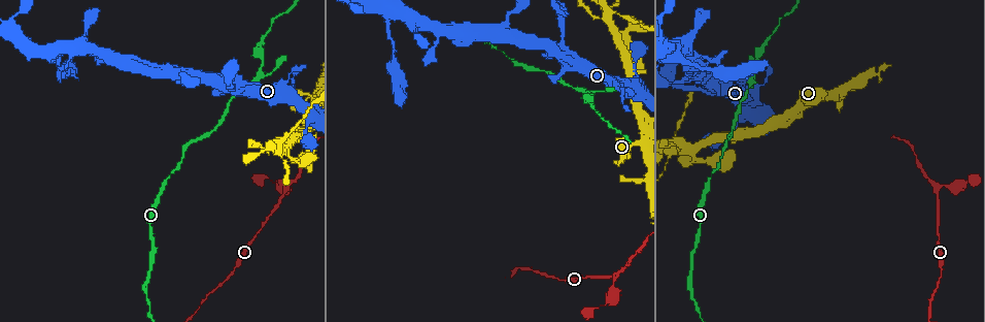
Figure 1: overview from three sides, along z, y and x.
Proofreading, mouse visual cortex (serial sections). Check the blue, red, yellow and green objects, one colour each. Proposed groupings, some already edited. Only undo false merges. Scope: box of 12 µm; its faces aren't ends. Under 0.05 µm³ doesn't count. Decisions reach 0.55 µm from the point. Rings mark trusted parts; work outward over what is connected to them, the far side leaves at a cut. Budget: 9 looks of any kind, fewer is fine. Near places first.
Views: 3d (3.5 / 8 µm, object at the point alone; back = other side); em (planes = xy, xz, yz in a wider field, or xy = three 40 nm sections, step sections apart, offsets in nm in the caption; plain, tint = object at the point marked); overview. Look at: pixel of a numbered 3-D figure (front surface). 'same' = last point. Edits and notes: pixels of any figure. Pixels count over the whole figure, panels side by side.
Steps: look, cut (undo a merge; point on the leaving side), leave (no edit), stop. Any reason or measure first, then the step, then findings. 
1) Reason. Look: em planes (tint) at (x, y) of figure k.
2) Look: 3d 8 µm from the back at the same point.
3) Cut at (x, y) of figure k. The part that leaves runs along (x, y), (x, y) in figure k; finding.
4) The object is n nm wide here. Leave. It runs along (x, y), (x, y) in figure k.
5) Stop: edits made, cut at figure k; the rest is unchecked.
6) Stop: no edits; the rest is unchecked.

Look: 3d 3.5 µm from the back at (670, 152) of figure 1.

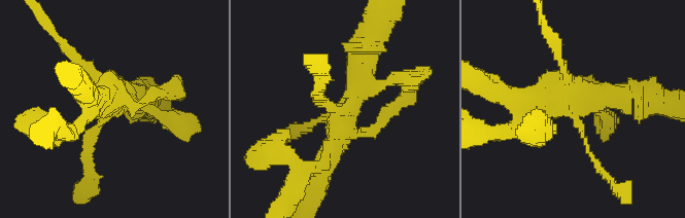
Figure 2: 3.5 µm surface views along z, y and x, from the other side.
Look: em xy step 2 (tint) at (105, 114) of figure 2.

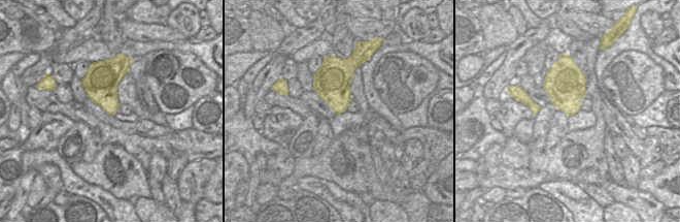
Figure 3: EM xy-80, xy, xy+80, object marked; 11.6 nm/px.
The object is 360 nm wide here. Leave. It runs along (520, 99), (557, 93), (602, 172) in figure 2; all the same cell.

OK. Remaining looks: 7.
Narrows sharply. Look: 3d 8 µm at (261, 63) of figure 1.

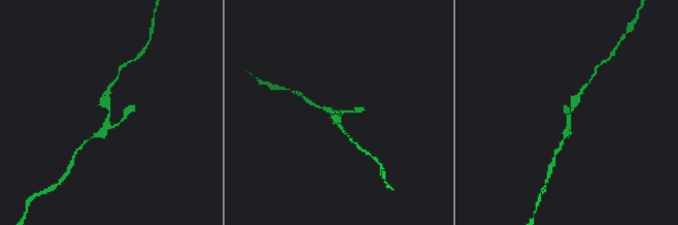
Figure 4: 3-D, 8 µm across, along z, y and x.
Look: 3d 3.5 µm at (570, 111) of figure 4.

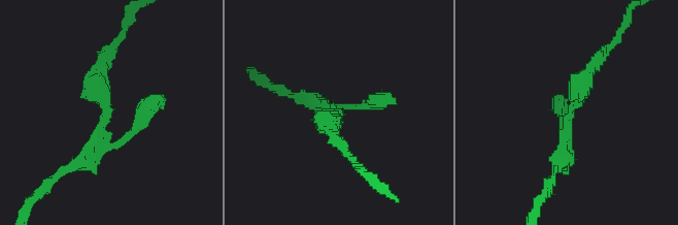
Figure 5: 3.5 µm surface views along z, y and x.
Look: em planes (tint) at (335, 109) of figure 5.

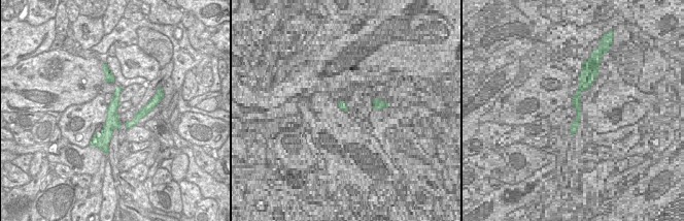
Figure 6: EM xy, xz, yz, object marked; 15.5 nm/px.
Leave. It runs along (118, 90), (105, 138) in figure 6; one cell here.

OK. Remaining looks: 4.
Three-way junction. Look: 3d 3.5 µm at (690, 58) of figure 1.

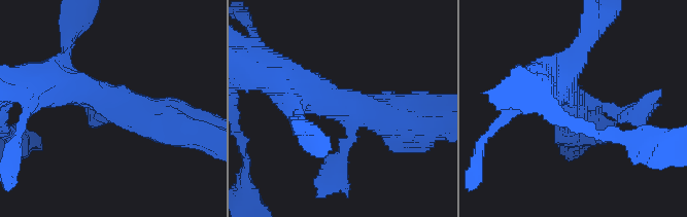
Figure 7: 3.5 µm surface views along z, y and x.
3 arms meet here; the arms are 200, 450, 600 nm wide; now the EM. Look: em xy step 3 (tint) at (352, 110) of figure 7.

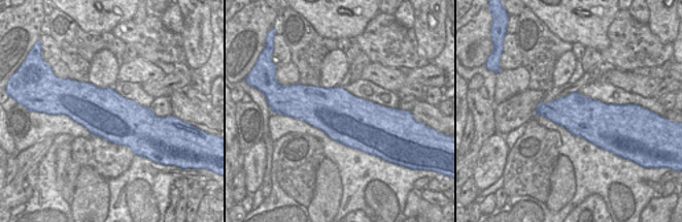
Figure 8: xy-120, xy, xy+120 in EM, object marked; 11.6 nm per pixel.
Leave. It runs along (186, 131), (95, 93), (63, 86) in figure 7; continuous, no second cell.

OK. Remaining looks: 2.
Thick turns thin. Look: 3d 3.5 µm at (70, 66) of figure 1.

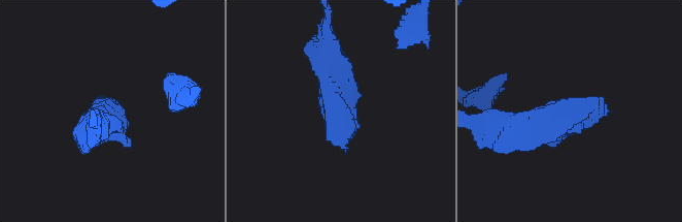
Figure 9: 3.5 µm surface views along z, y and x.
Look: em xy step 2 (tint) at (337, 118) of figure 9.

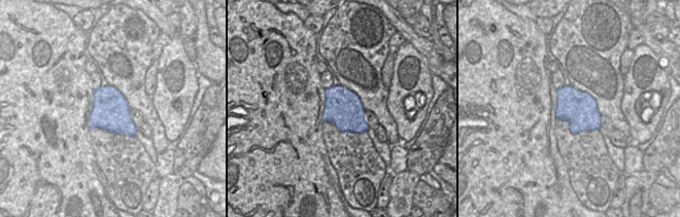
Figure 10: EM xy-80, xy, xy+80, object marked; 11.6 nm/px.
Leave. It runs along (328, 56), (346, 151) in figure 9; one cell here.

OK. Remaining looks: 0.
Stop: no edits; the rest is unchecked.

